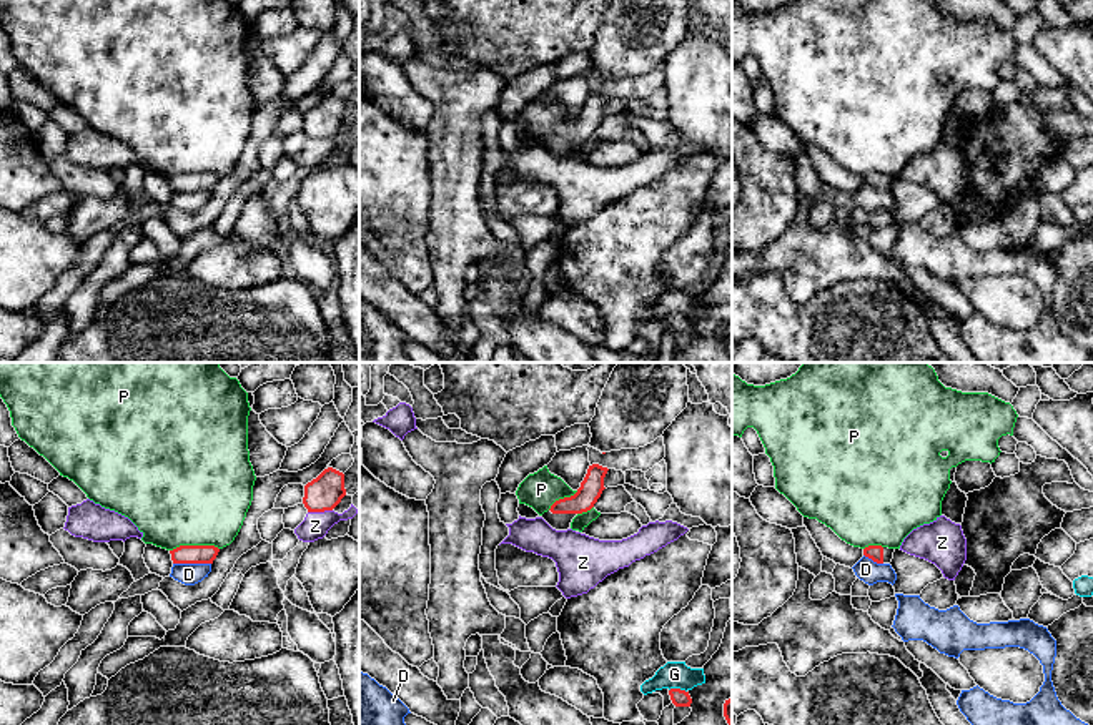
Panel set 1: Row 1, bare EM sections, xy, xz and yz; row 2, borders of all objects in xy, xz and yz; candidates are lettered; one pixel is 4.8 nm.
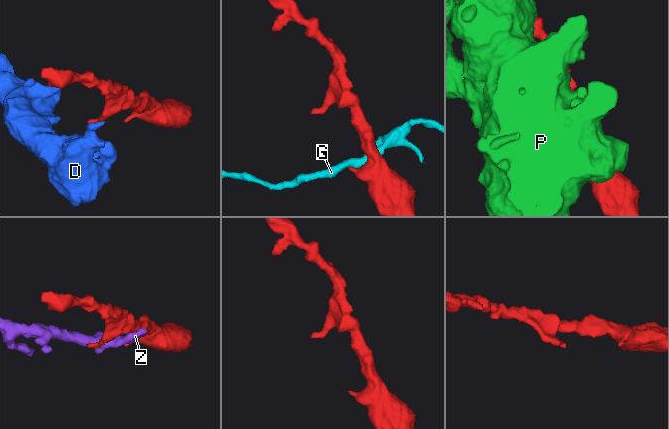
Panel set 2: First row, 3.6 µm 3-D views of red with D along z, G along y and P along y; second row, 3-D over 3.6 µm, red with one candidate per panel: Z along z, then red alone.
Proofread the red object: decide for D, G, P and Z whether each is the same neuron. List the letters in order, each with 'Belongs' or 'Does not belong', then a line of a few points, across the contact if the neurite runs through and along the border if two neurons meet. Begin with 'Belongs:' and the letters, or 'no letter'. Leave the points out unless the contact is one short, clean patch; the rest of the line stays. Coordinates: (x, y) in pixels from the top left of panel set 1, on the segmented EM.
Belongs: no letter
D: Does not belong. Line: xy (173, 562), (210, 564)
G: Does not belong
P: Does not belong
Z: Does not belong

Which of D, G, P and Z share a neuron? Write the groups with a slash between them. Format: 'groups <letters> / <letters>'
groups D / G / P / Z

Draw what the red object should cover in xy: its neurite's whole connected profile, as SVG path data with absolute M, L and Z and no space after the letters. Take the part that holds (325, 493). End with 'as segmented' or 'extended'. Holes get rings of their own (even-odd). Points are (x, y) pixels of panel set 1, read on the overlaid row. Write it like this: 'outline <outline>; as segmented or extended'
outline M328 467L304 486L303 504L308 512L333 510L344 496L344 474Z; as segmented

